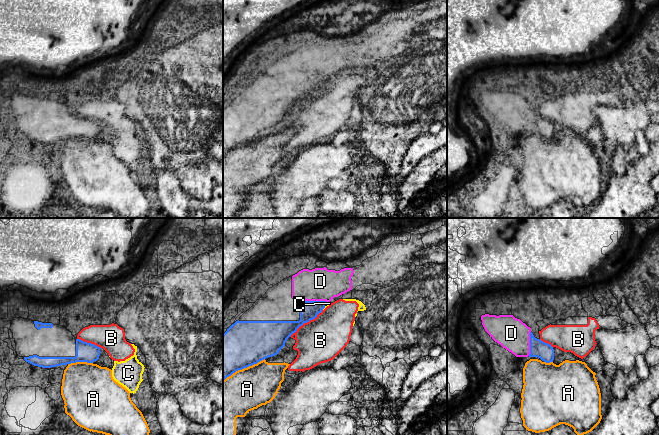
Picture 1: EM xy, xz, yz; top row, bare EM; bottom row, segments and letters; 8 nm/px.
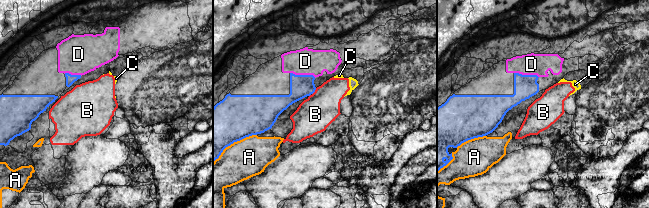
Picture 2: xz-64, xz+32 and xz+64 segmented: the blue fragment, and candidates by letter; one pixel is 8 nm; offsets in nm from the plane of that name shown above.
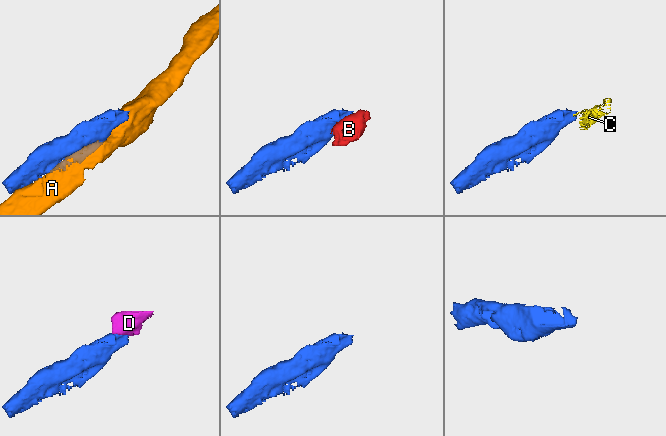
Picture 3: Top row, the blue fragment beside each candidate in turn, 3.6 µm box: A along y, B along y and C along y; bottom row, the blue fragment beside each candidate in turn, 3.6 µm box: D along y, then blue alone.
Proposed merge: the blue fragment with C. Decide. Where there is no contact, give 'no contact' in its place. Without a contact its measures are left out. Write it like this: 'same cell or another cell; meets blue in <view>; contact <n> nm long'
another cell; meets blue in xz; contact 40 nm long

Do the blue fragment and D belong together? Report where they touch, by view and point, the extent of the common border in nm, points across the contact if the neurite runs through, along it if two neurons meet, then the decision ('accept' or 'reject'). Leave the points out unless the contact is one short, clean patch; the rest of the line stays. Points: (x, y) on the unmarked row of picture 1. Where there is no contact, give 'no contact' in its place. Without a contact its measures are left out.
meets blue in xz at (314, 77); contact 220 nm long; accept

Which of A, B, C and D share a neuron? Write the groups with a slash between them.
A / B C / D

